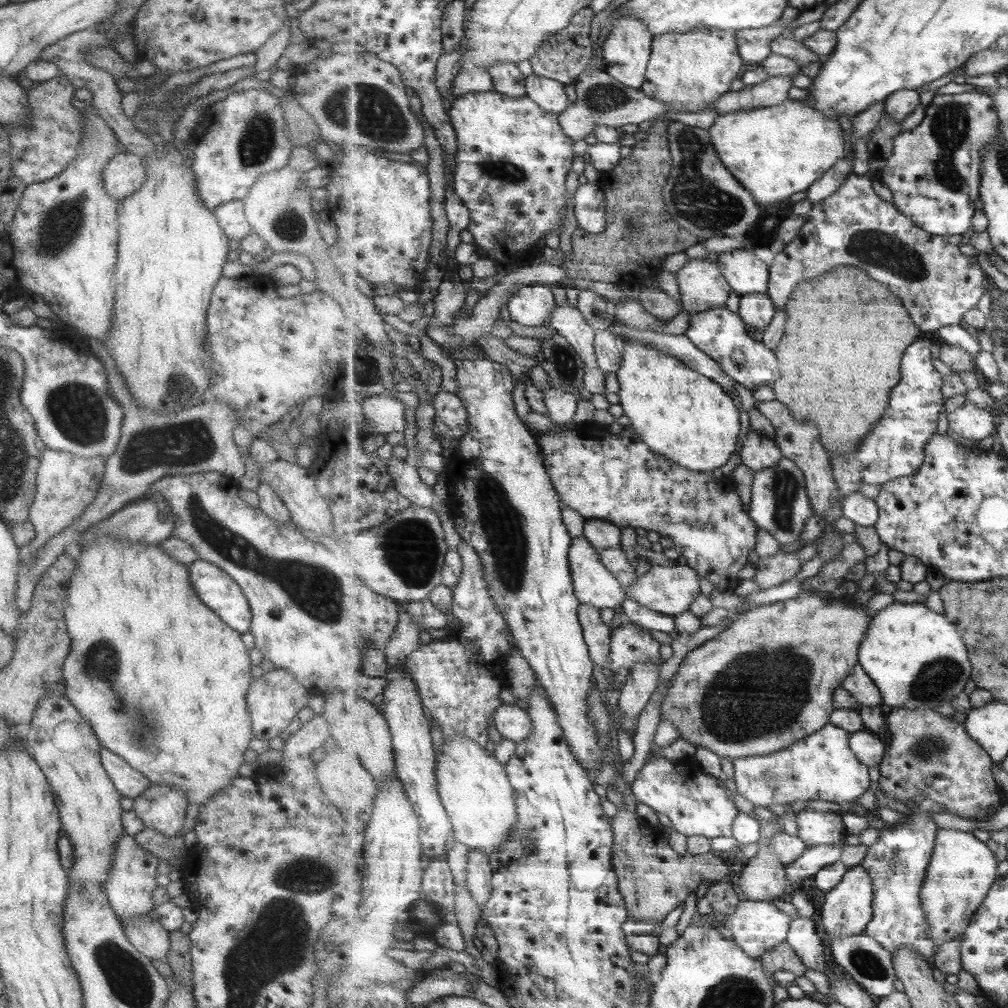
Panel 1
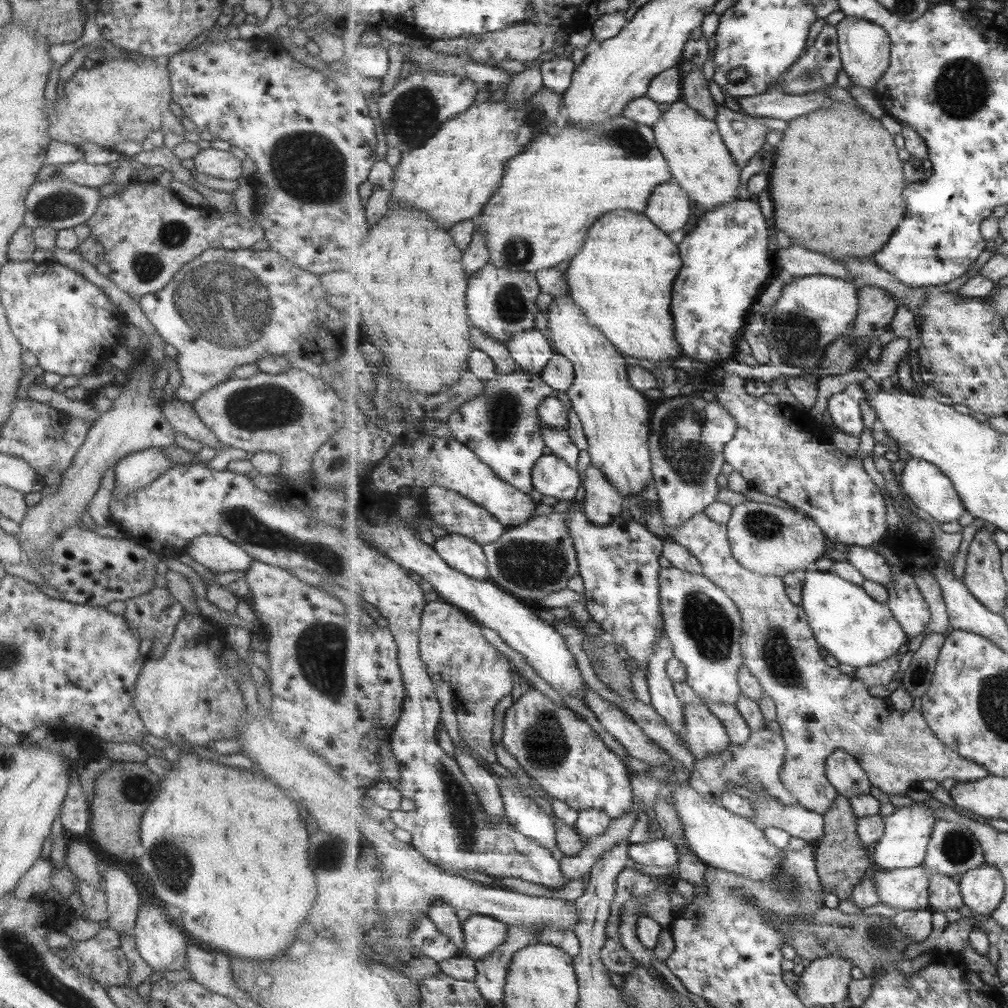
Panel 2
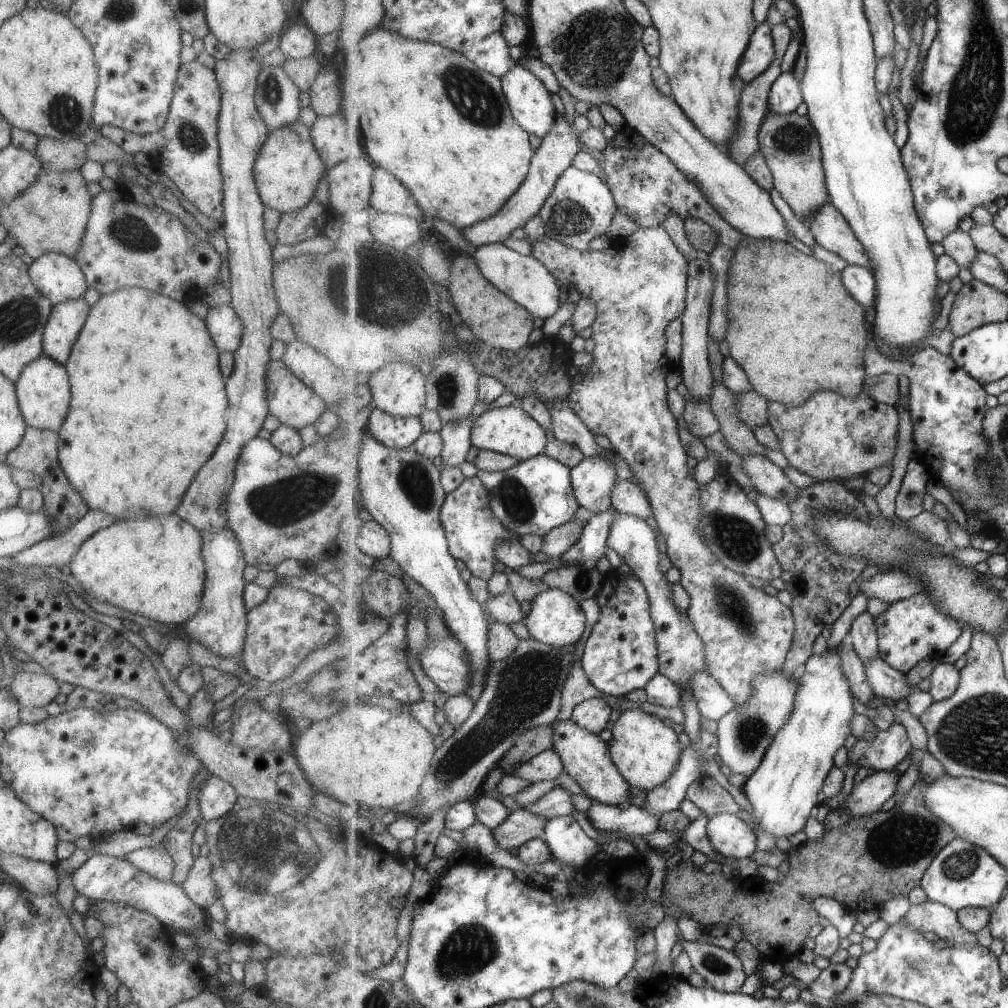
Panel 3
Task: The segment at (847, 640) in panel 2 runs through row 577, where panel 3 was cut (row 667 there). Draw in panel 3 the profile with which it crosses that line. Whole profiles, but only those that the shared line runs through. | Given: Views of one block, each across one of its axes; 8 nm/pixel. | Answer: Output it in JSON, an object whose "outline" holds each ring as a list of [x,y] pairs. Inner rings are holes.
{"outline":[[[840,646],[809,658],[799,675],[800,688],[794,714],[771,744],[760,768],[749,775],[747,782],[741,787],[749,800],[746,808],[751,813],[751,826],[760,827],[774,839],[787,839],[803,831],[809,816],[812,816],[813,808],[818,807],[823,801],[822,789],[827,776],[835,767],[835,752],[845,744],[845,738],[850,734],[849,720],[857,711],[852,700],[855,696],[851,693],[848,679],[843,675],[841,666]]]}

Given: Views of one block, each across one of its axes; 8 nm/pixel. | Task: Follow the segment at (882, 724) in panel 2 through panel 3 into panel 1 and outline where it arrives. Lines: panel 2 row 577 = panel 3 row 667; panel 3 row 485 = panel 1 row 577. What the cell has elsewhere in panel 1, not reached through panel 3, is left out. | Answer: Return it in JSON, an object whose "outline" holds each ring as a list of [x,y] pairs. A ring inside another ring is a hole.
{"outline":[[[653,565],[649,572],[644,576],[641,576],[630,586],[627,591],[628,597],[639,604],[643,604],[651,610],[661,612],[667,616],[675,616],[675,614],[681,614],[691,610],[691,605],[694,604],[695,599],[701,596],[701,586],[699,586],[698,570],[689,565],[678,566],[661,566]]]}

